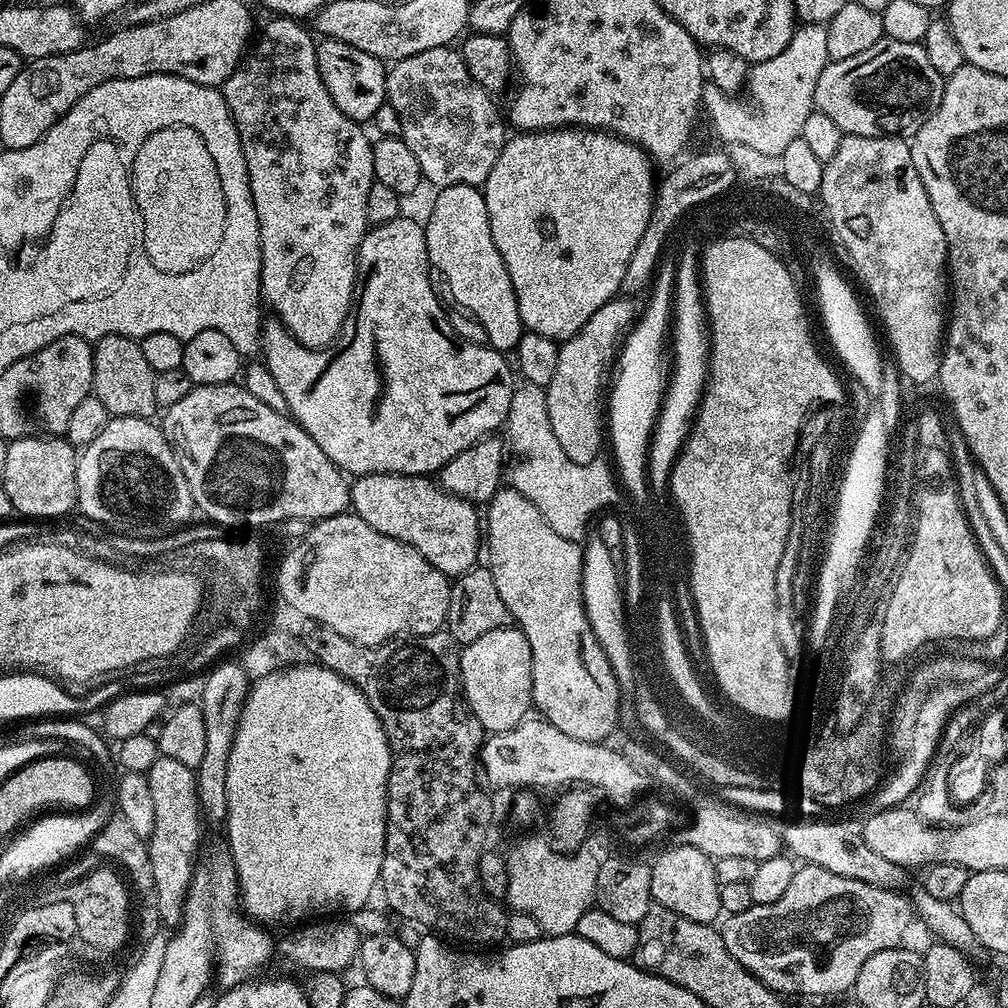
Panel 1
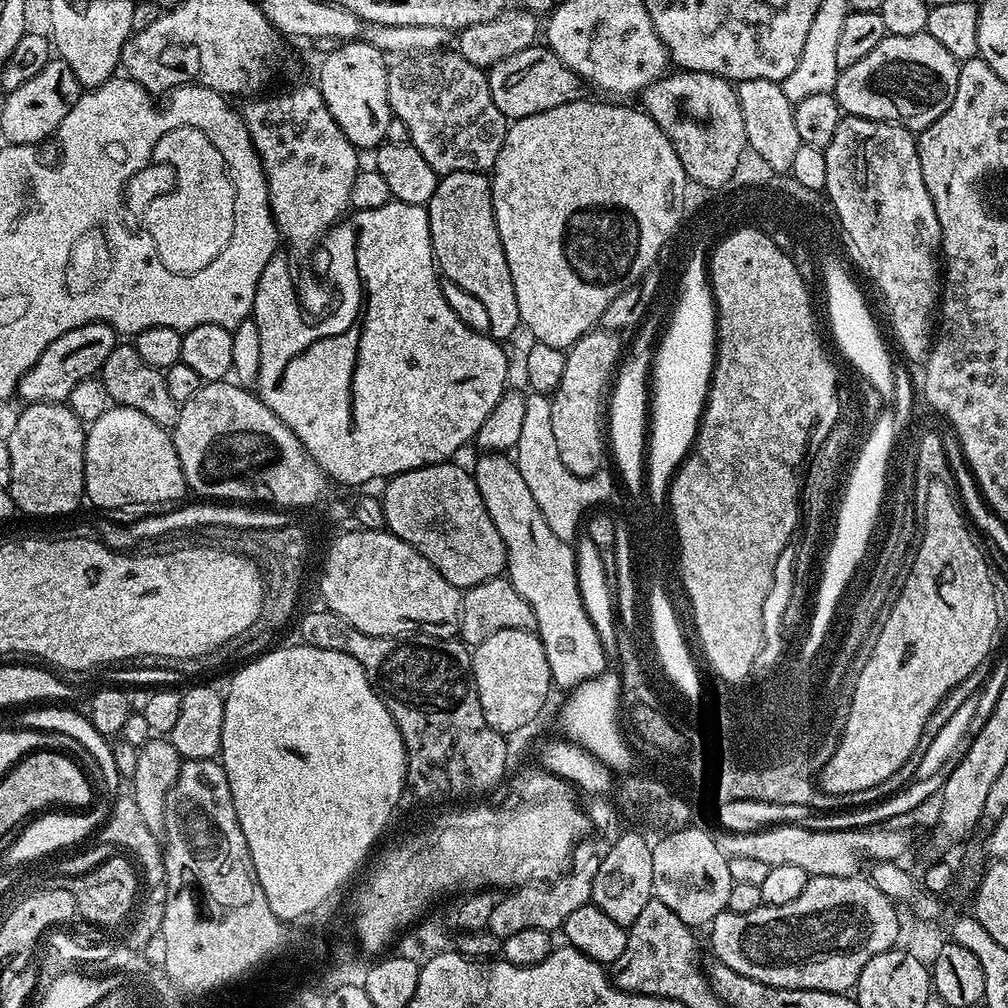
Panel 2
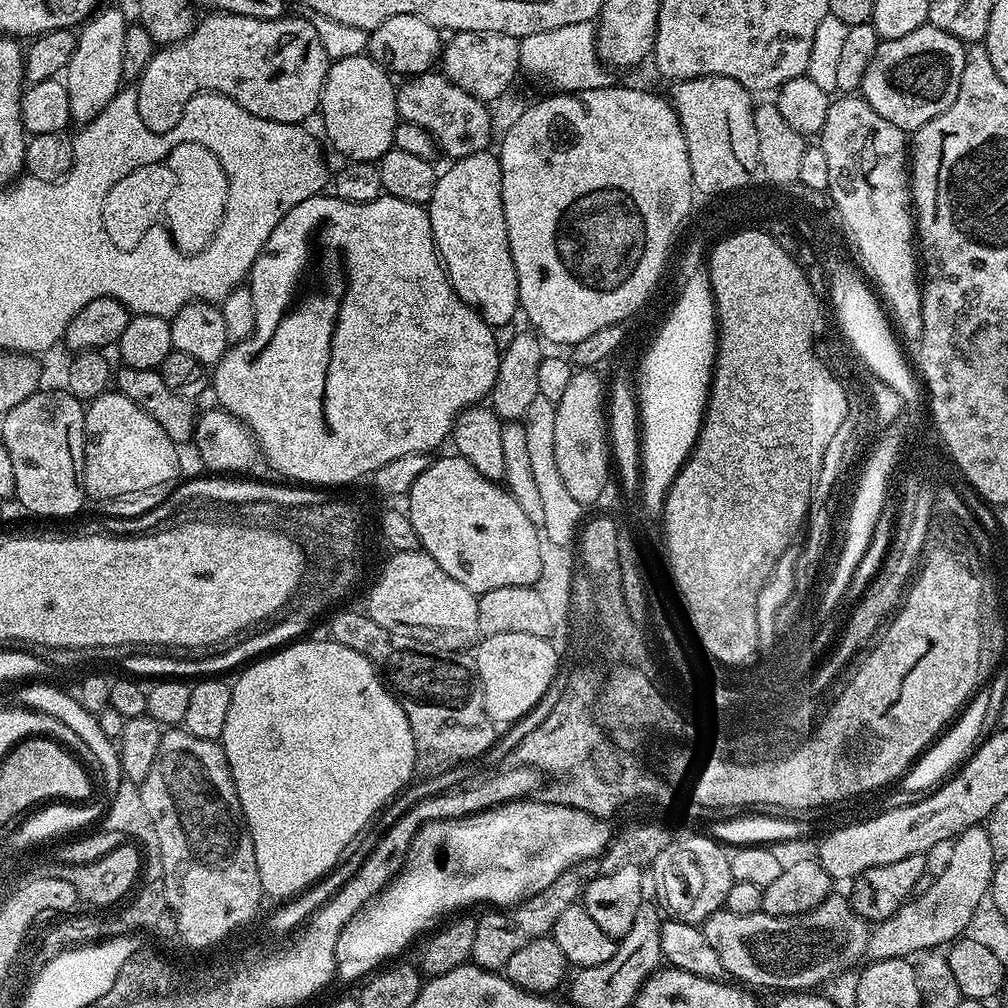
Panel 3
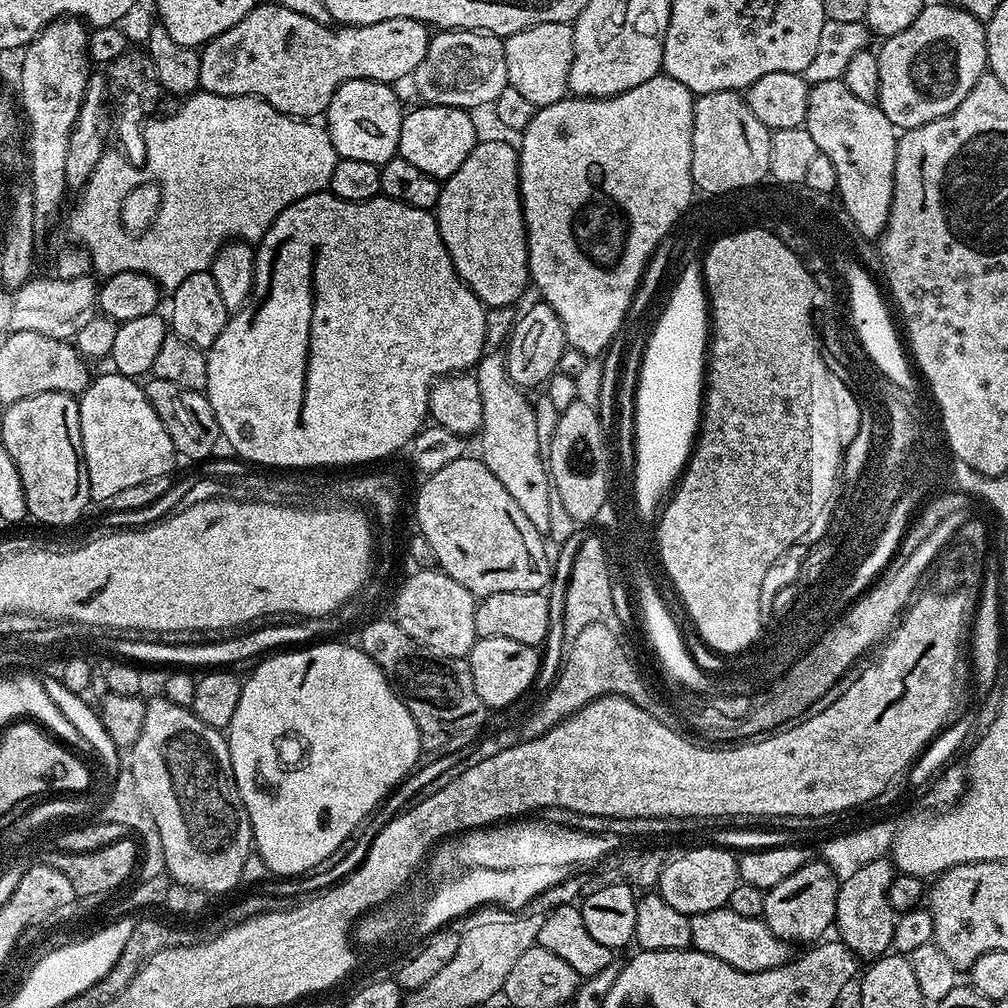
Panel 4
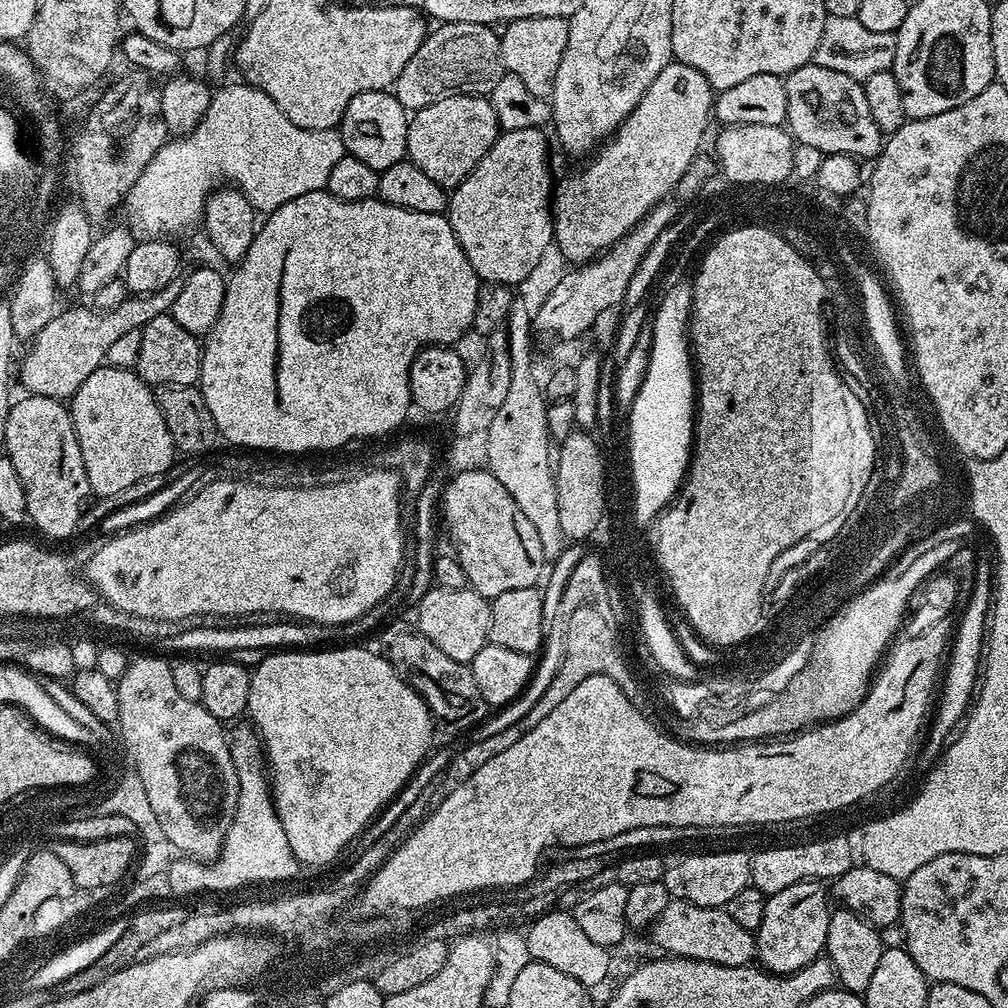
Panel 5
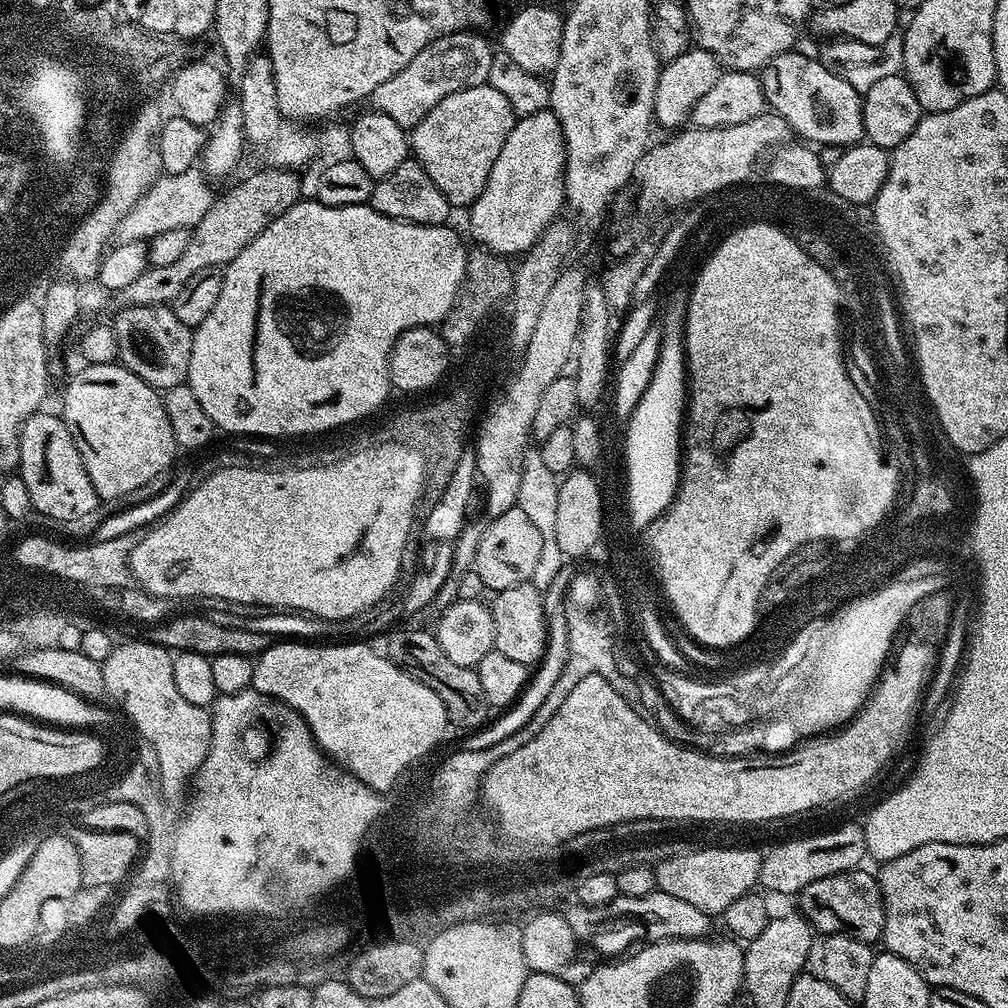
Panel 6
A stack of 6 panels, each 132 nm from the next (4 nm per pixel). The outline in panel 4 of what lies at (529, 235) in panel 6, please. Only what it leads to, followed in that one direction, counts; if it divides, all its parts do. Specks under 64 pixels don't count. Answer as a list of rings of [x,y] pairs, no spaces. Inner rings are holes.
[[[481,139],[477,142],[474,146],[474,150],[470,150],[466,162],[462,162],[462,166],[458,166],[458,170],[454,170],[454,174],[450,174],[448,179],[441,183],[440,197],[436,203],[434,215],[438,230],[442,234],[442,242],[446,246],[448,253],[452,255],[454,270],[462,278],[462,282],[467,288],[482,301],[485,309],[513,307],[516,300],[526,292],[530,284],[528,274],[528,235],[526,234],[526,226],[524,225],[522,202],[520,201],[520,153],[517,145],[515,143],[507,144],[504,140]]]

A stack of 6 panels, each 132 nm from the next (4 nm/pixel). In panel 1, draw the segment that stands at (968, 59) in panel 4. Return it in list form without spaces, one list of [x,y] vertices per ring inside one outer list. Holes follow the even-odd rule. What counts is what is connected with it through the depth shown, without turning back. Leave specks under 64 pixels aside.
[[[887,38],[874,42],[870,50],[854,54],[854,58],[833,60],[822,70],[818,86],[814,86],[815,111],[827,114],[841,132],[850,136],[898,136],[911,138],[930,118],[930,114],[942,102],[945,77],[934,70],[930,57],[926,55],[923,43],[894,42]]]

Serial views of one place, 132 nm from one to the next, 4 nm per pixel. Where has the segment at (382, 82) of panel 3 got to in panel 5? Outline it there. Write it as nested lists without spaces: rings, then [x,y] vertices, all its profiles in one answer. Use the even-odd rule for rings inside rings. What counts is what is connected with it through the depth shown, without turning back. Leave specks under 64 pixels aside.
[[[391,91],[367,92],[350,98],[350,106],[346,106],[338,125],[345,153],[358,158],[358,162],[366,162],[375,172],[386,171],[394,162],[405,159],[409,119],[409,113]]]

